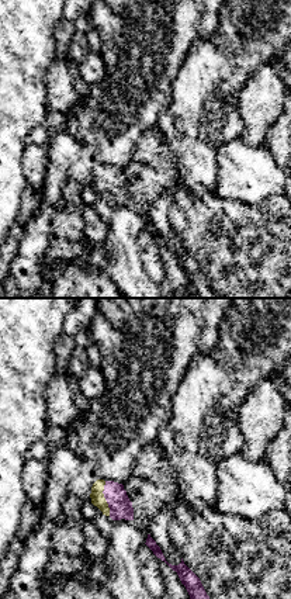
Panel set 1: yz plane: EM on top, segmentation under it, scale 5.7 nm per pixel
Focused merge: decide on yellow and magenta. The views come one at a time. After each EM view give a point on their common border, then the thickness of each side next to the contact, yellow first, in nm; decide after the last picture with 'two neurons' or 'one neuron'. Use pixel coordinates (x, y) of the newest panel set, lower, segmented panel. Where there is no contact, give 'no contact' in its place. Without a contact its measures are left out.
(104, 498) | 80/130 nm

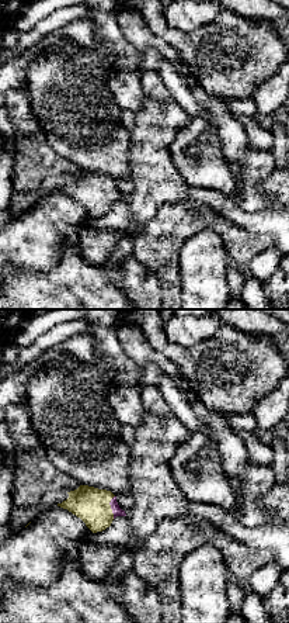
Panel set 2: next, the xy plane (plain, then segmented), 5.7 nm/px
(110, 506) | 200/60 nm

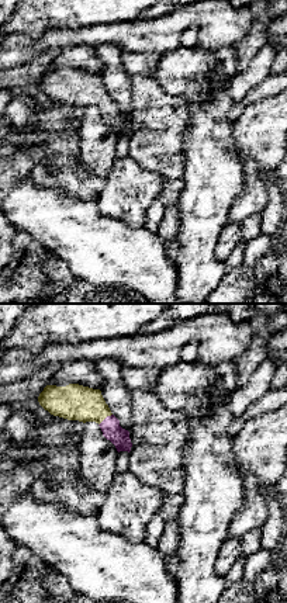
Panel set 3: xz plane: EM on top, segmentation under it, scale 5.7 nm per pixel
(104, 418) | 200/110 nm

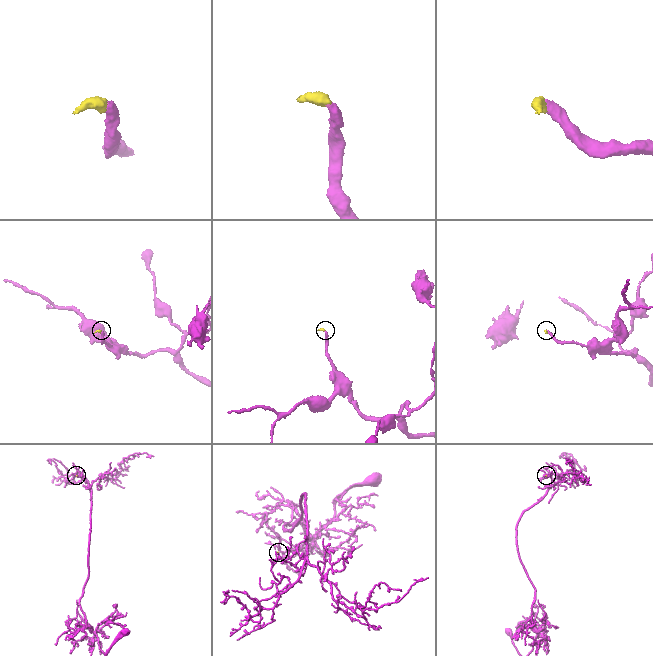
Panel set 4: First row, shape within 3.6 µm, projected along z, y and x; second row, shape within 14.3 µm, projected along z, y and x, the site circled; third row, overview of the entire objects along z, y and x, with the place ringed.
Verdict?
one neuron

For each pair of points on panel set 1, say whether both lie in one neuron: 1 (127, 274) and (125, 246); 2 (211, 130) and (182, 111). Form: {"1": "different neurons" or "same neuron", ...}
{"1": "same neuron", "2": "same neuron"}

